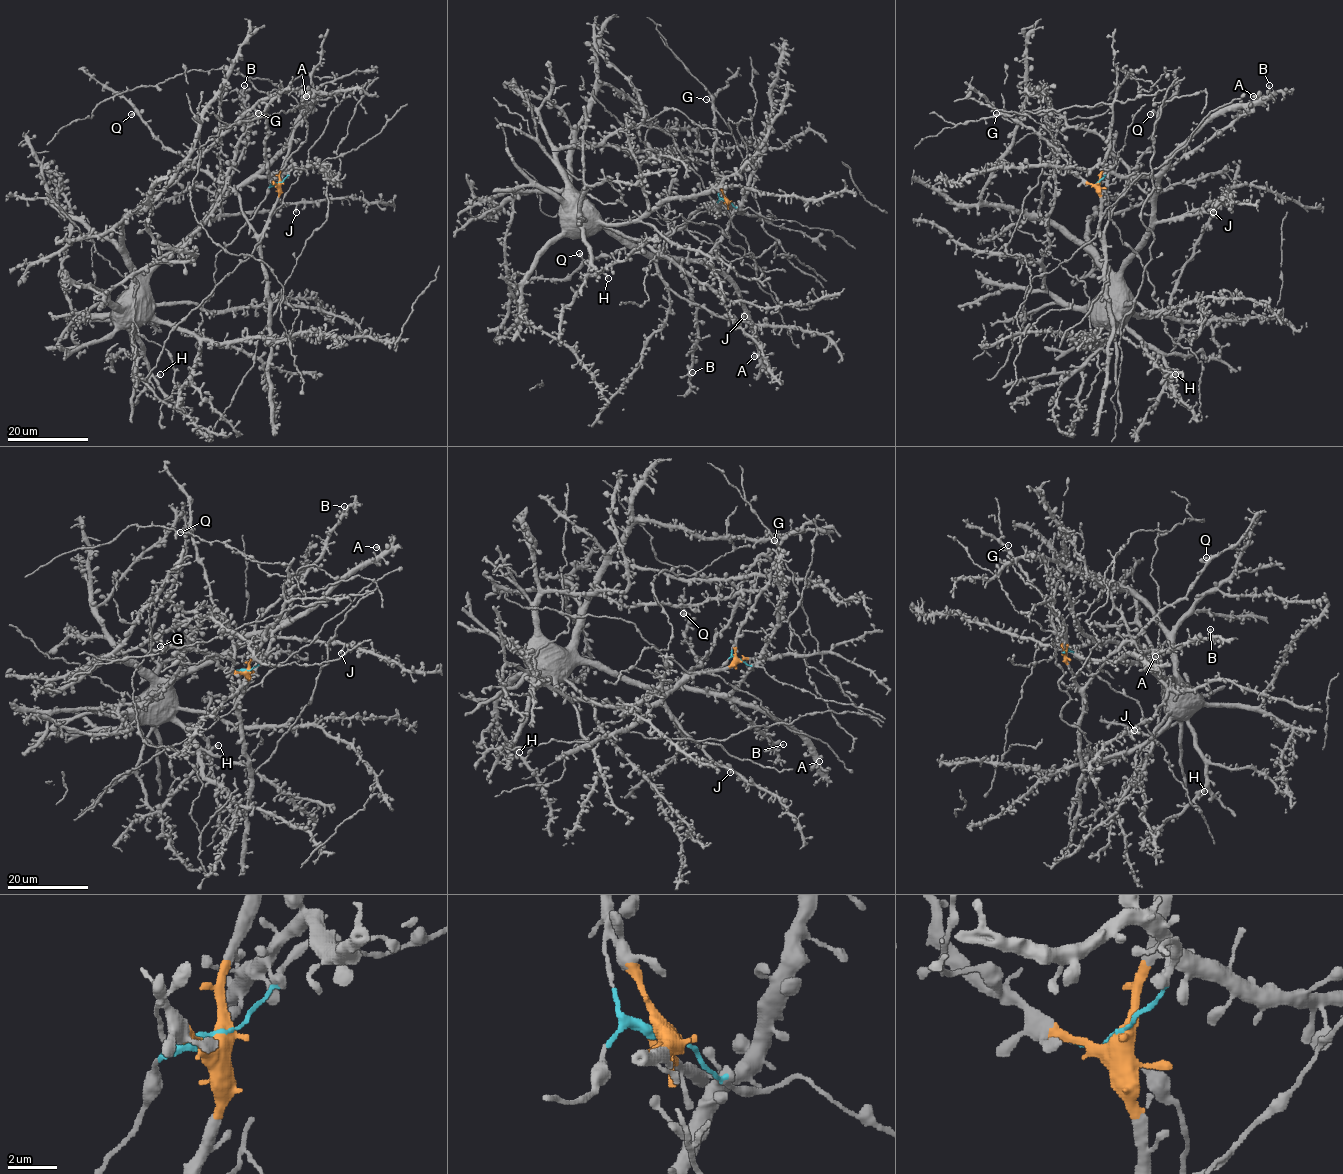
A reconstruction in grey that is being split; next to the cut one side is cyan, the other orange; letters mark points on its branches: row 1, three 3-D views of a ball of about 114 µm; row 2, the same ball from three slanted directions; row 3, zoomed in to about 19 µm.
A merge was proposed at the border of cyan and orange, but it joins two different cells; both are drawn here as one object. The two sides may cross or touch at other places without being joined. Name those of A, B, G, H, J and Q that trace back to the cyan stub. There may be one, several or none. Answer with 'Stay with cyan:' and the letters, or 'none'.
Stay with cyan: A, B, H, J

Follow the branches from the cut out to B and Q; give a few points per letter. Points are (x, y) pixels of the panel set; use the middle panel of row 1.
B: (727, 200), (735, 207), (734, 214), (717, 244), (704, 258), (678, 262), (696, 305), (697, 344), (692, 371)
Q: (727, 200), (706, 204), (673, 231), (659, 237), (636, 239), (611, 256), (584, 261), (579, 252)

